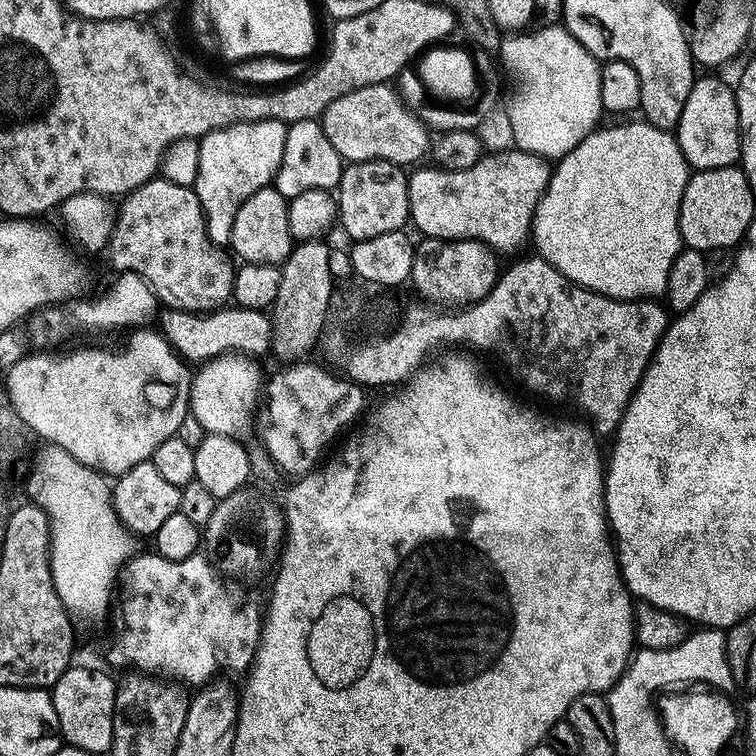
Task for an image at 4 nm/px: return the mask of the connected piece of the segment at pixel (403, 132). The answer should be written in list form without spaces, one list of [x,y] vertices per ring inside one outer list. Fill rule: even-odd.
[[[391,83],[371,84],[338,98],[338,102],[325,110],[322,123],[330,146],[338,150],[345,162],[389,160],[392,164],[409,166],[420,162],[415,160],[427,157],[430,152],[429,125],[424,125],[416,115]]]

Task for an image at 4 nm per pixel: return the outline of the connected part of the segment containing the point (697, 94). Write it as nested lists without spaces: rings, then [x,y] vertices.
[[[704,74],[704,77],[693,79],[690,98],[686,98],[686,106],[682,106],[682,118],[676,123],[674,135],[680,144],[682,154],[693,169],[730,168],[740,159],[740,119],[738,118],[738,102],[731,83],[719,80],[719,75]]]

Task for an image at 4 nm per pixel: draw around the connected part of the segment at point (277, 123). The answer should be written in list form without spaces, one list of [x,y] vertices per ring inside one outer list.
[[[263,120],[262,122],[246,122],[245,124],[231,124],[229,128],[208,132],[199,141],[198,178],[194,191],[198,202],[204,211],[204,222],[208,237],[213,245],[224,246],[231,241],[234,230],[234,218],[238,218],[238,210],[250,194],[269,187],[275,181],[276,171],[282,162],[282,150],[286,150],[286,134],[288,125],[281,120]]]

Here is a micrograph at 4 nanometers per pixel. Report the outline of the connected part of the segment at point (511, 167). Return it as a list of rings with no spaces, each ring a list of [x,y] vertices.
[[[519,150],[493,151],[485,154],[474,166],[451,172],[448,168],[417,167],[408,178],[408,214],[411,223],[424,238],[433,240],[480,240],[497,253],[512,252],[529,239],[536,204],[544,197],[550,175],[549,161]]]

